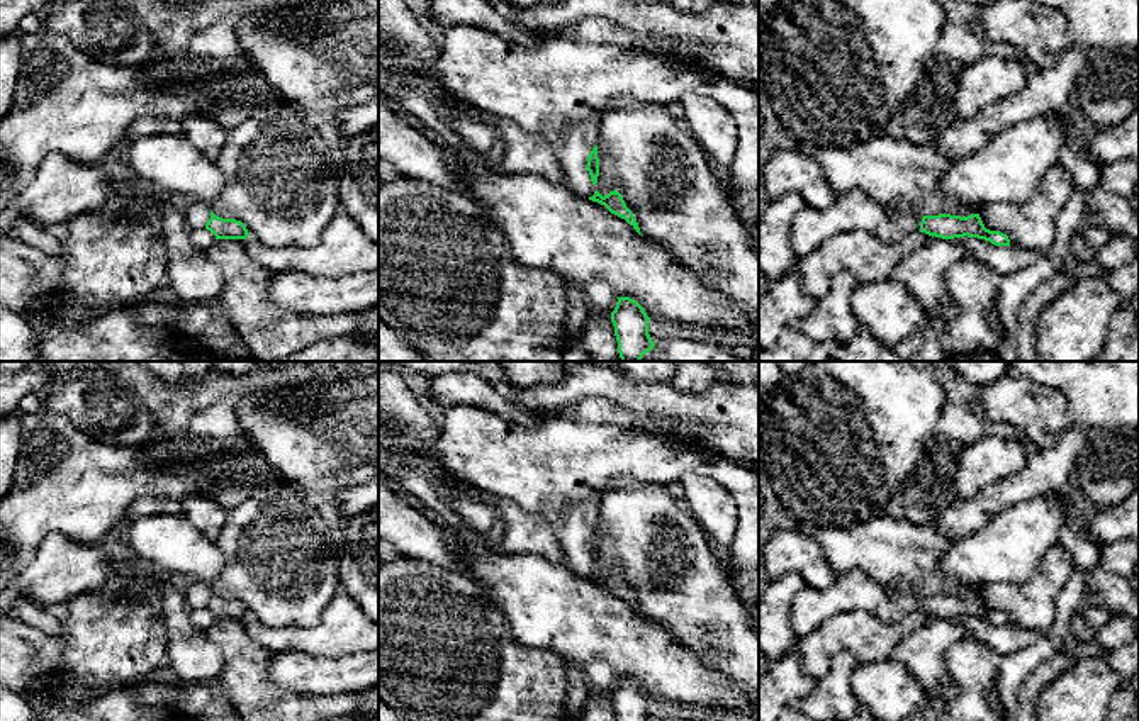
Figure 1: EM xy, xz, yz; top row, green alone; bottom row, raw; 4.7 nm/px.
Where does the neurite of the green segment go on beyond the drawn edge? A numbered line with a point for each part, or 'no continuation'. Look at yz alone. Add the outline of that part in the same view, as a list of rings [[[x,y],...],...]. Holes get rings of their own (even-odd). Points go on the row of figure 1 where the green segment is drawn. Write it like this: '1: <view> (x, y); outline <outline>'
1: yz (851, 211); outline [[[854,188],[839,193],[825,210],[805,207],[793,219],[791,248],[803,258],[825,239],[852,231],[866,231],[883,243],[898,243],[920,231],[922,215],[905,202],[883,207],[866,192]]]

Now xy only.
1: xy (196, 217); outline [[[192,205],[183,212],[183,219],[190,229],[205,229],[207,221],[210,219],[210,209]]]

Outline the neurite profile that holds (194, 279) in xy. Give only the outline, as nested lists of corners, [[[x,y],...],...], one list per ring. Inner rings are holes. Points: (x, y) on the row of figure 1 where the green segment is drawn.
[[[154,200],[151,207],[161,222],[168,285],[180,304],[204,304],[216,309],[224,290],[221,268],[192,243],[183,212],[166,200]]]

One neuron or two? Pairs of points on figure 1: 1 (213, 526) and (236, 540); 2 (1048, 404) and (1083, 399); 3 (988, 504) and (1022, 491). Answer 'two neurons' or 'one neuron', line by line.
1: two neurons
2: two neurons
3: one neuron

